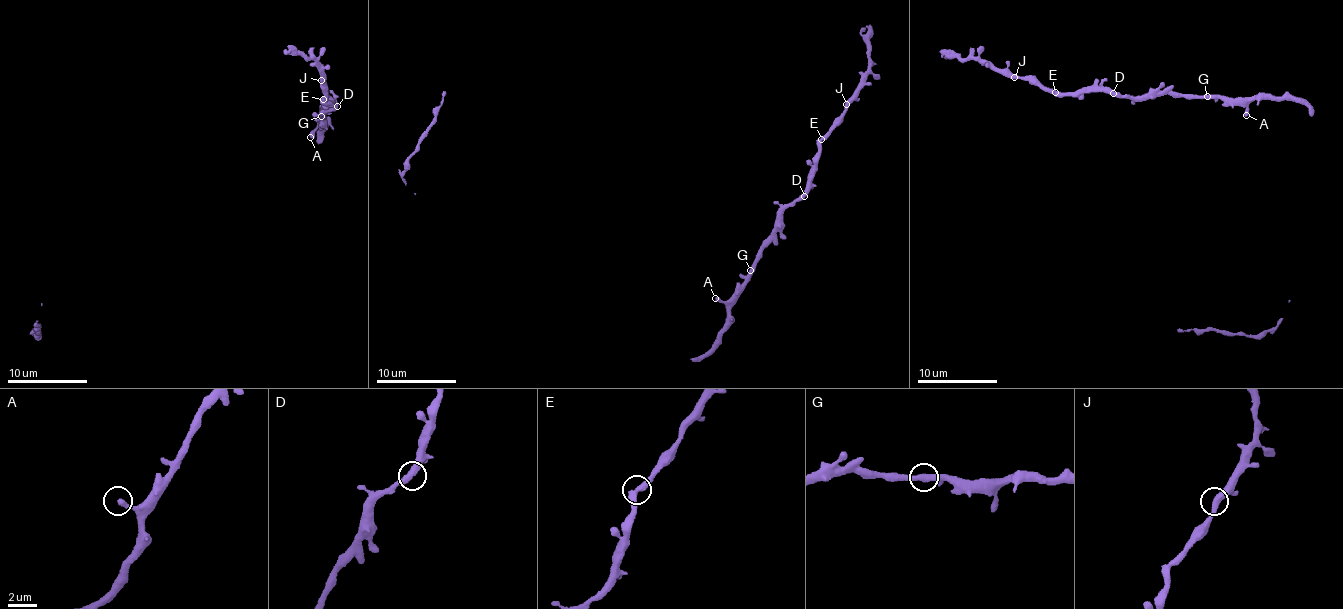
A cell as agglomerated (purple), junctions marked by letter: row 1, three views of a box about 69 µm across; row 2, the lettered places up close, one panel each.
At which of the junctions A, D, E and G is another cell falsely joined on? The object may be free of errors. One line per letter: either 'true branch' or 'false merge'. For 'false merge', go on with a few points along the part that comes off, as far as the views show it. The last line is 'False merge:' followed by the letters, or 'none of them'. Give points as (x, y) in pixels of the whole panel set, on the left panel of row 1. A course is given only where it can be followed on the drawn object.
A: true branch
D: true branch
E: true branch
G: true branch
False merge: none of them

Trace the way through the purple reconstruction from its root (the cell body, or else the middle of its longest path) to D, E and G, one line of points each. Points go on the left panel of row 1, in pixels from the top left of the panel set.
D: (310, 137), (321, 126), (322, 117), (318, 114), (321, 110), (337, 106)
E: (310, 137), (321, 126), (322, 117), (318, 114), (321, 110), (332, 109), (332, 103), (323, 100)
G: (310, 137), (321, 126), (321, 116)

